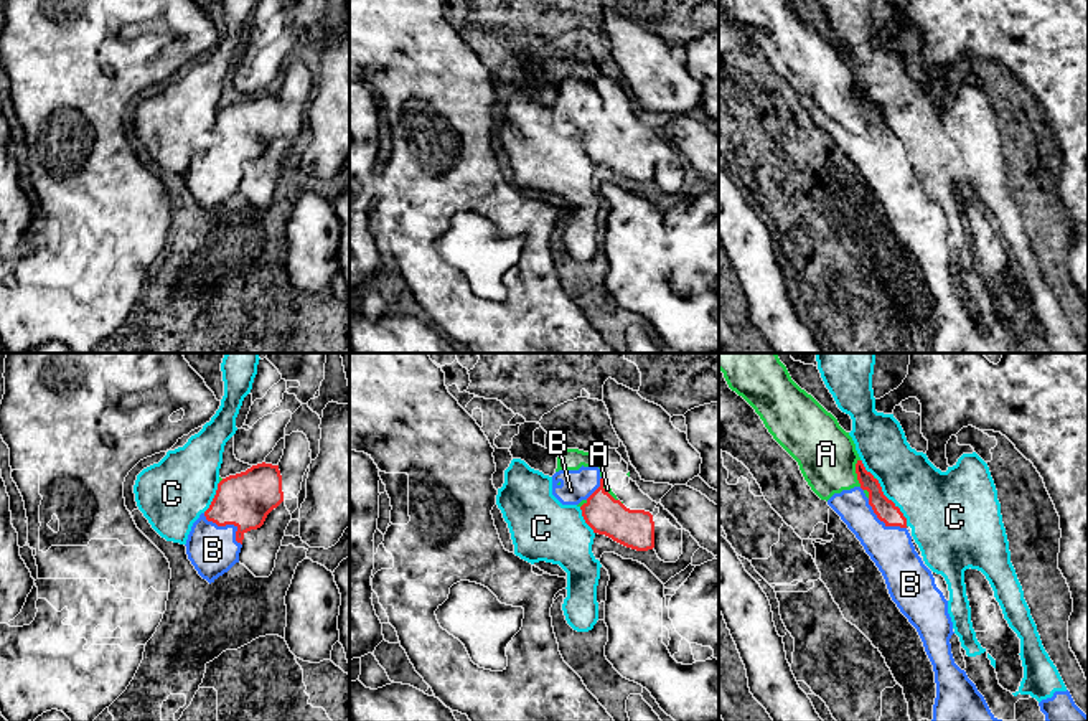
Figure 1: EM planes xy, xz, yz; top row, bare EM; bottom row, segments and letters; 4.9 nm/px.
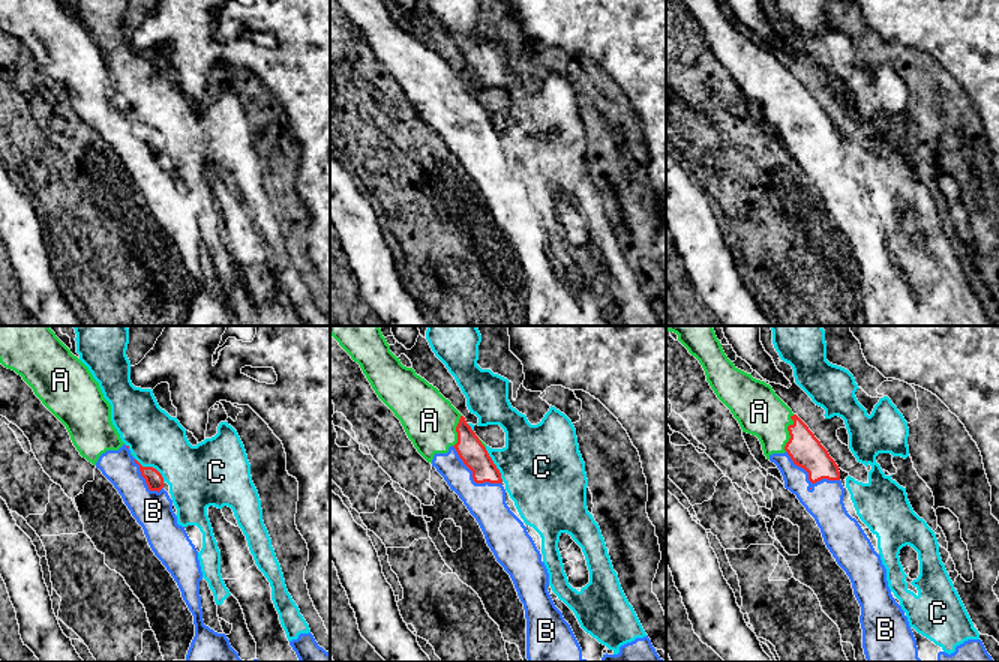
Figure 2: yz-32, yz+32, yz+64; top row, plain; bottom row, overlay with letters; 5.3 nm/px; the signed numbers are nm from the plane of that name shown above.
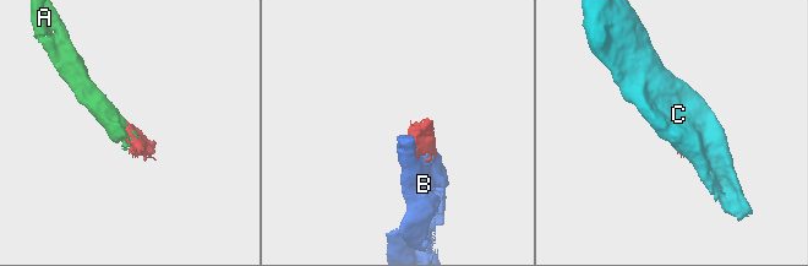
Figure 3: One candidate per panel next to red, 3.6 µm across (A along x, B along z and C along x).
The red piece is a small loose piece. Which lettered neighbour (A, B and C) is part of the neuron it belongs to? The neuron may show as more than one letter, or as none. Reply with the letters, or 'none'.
A

